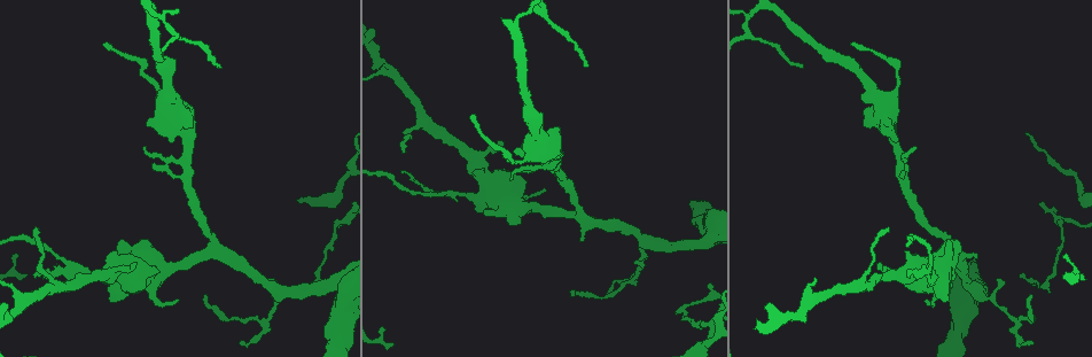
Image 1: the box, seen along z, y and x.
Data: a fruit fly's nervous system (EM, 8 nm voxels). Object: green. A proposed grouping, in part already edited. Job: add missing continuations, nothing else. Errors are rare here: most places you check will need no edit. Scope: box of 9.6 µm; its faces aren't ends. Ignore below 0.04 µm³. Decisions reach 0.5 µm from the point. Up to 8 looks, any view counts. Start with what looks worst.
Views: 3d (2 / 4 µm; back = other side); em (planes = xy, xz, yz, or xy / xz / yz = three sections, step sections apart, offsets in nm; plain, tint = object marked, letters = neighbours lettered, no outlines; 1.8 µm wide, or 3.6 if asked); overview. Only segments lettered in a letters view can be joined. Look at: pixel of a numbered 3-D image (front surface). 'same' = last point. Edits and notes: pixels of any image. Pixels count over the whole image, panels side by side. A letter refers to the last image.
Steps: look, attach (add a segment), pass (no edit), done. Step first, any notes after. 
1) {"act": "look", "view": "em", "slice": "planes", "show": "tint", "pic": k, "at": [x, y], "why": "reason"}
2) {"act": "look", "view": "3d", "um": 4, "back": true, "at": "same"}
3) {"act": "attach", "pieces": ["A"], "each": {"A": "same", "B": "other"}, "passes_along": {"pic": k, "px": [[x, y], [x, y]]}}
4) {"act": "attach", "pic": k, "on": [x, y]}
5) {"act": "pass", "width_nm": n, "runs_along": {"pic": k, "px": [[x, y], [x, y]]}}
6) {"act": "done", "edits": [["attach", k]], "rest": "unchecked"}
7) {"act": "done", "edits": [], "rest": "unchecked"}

{"act": "look", "view": "em", "um": 3.6, "slice": "planes", "show": "plain", "pic": 1, "at": [463, 194], "why": "sudden change in width"}

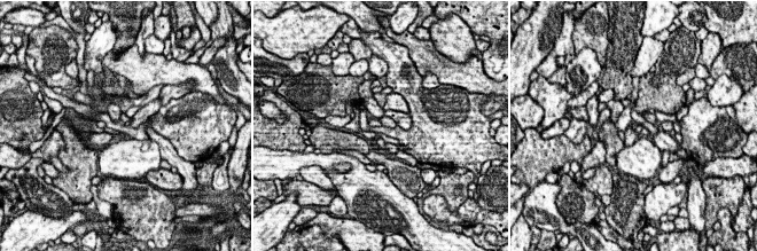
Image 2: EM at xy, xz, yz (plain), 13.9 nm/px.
{"act": "look", "view": "em", "um": 3.6, "slice": "planes", "show": "letters", "at": "same"}

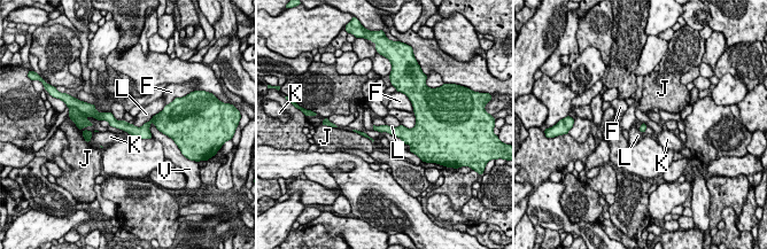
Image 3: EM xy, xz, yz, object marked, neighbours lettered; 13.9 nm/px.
{"act": "pass", "each": {"F": "other", "J": "other", "K": "other", "L": "other", "V": "other"}, "border": {"pic": 3, "px": [[163, 109], [140, 126], [132, 124]]}, "found": "none of them fits"}

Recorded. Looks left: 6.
{"act": "look", "view": "3d", "um": 4, "pic": 1, "at": [38, 227], "why": "tapers out"}

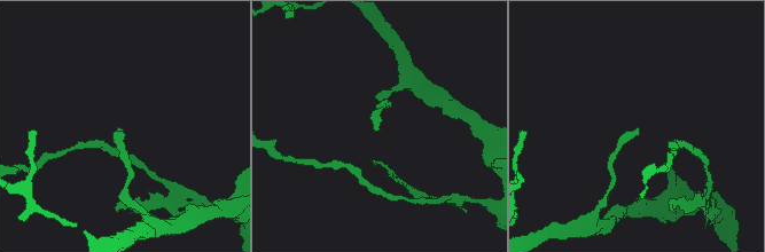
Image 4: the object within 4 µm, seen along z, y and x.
{"act": "look", "view": "em", "slice": "xy", "step": 8, "show": "letters", "pic": 4, "at": [119, 129], "why": "shape alone is not enough"}

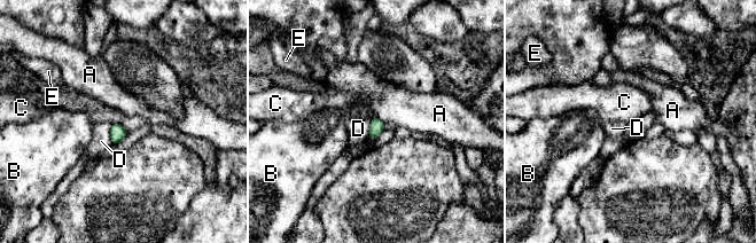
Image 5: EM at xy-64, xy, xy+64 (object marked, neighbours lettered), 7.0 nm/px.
{"act": "look", "view": "em", "slice": "planes", "show": "letters", "at": "same"}

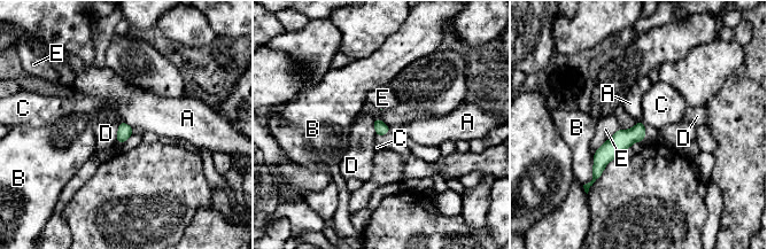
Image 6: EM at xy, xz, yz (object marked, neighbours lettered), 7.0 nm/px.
{"act": "pass", "each": {"A": "other", "B": "other", "C": "other", "D": "other", "E": "other"}, "border": {"pic": 6, "px": [[124, 121], [134, 131]]}, "found": "no lettered segment goes on from it"}

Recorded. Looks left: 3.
{"act": "look", "view": "3d", "um": 2, "pic": 1, "at": [220, 66], "why": "free end"}

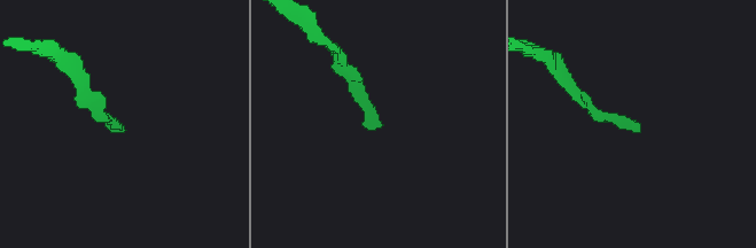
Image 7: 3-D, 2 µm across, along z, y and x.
{"act": "look", "view": "em", "slice": "planes", "show": "plain", "pic": 7, "at": [635, 131], "why": "now the EM"}

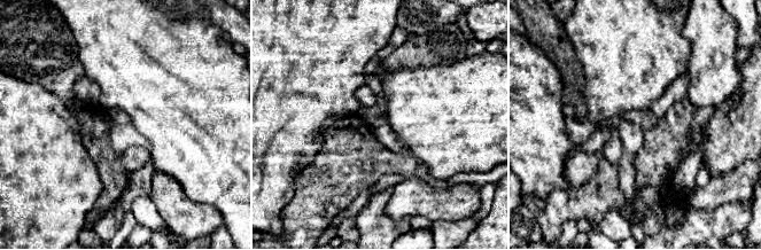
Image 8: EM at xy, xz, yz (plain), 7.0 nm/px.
{"act": "look", "view": "em", "slice": "planes", "show": "letters", "at": "same", "why": "see the neighbours"}

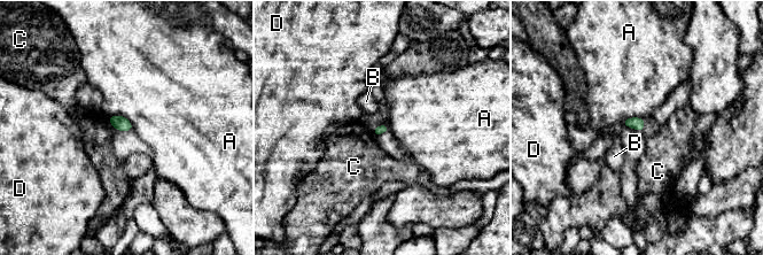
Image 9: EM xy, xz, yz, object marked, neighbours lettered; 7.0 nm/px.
{"act": "pass", "each": {"A": "other", "B": "other", "C": "other", "D": "other"}, "border": {"pic": 9, "px": [[109, 116], [124, 116], [133, 129]]}, "found": "none of them fits"}

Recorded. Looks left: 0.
{"act": "done", "edits": [], "rest": "unchecked"}

